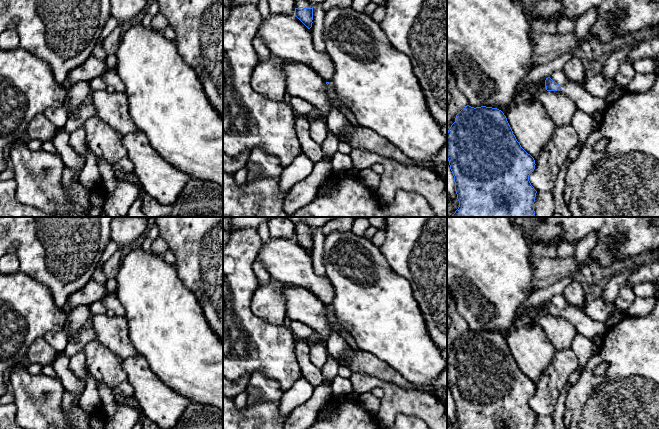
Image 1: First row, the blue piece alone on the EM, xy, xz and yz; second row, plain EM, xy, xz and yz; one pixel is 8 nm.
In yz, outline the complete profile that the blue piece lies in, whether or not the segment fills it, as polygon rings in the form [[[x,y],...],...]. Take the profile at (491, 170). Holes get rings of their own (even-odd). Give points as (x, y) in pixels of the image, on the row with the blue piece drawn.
[[[467,105],[447,132],[447,159],[454,176],[459,207],[451,217],[535,217],[537,191],[529,181],[535,160],[517,141],[504,113],[492,107]]]

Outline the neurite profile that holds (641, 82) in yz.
[[[654,72],[649,73],[636,73],[634,78],[626,87],[629,92],[647,92],[650,90],[657,78],[657,75]]]

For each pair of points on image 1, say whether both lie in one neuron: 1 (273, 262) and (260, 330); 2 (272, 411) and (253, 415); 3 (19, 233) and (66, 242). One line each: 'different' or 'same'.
1: different
2: same
3: same

